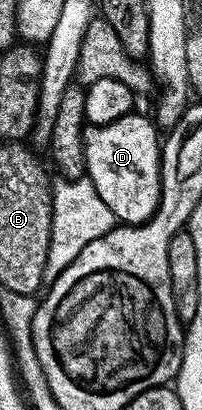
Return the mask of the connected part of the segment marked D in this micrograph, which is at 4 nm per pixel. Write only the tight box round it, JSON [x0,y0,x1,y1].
[84,111,162,225]

